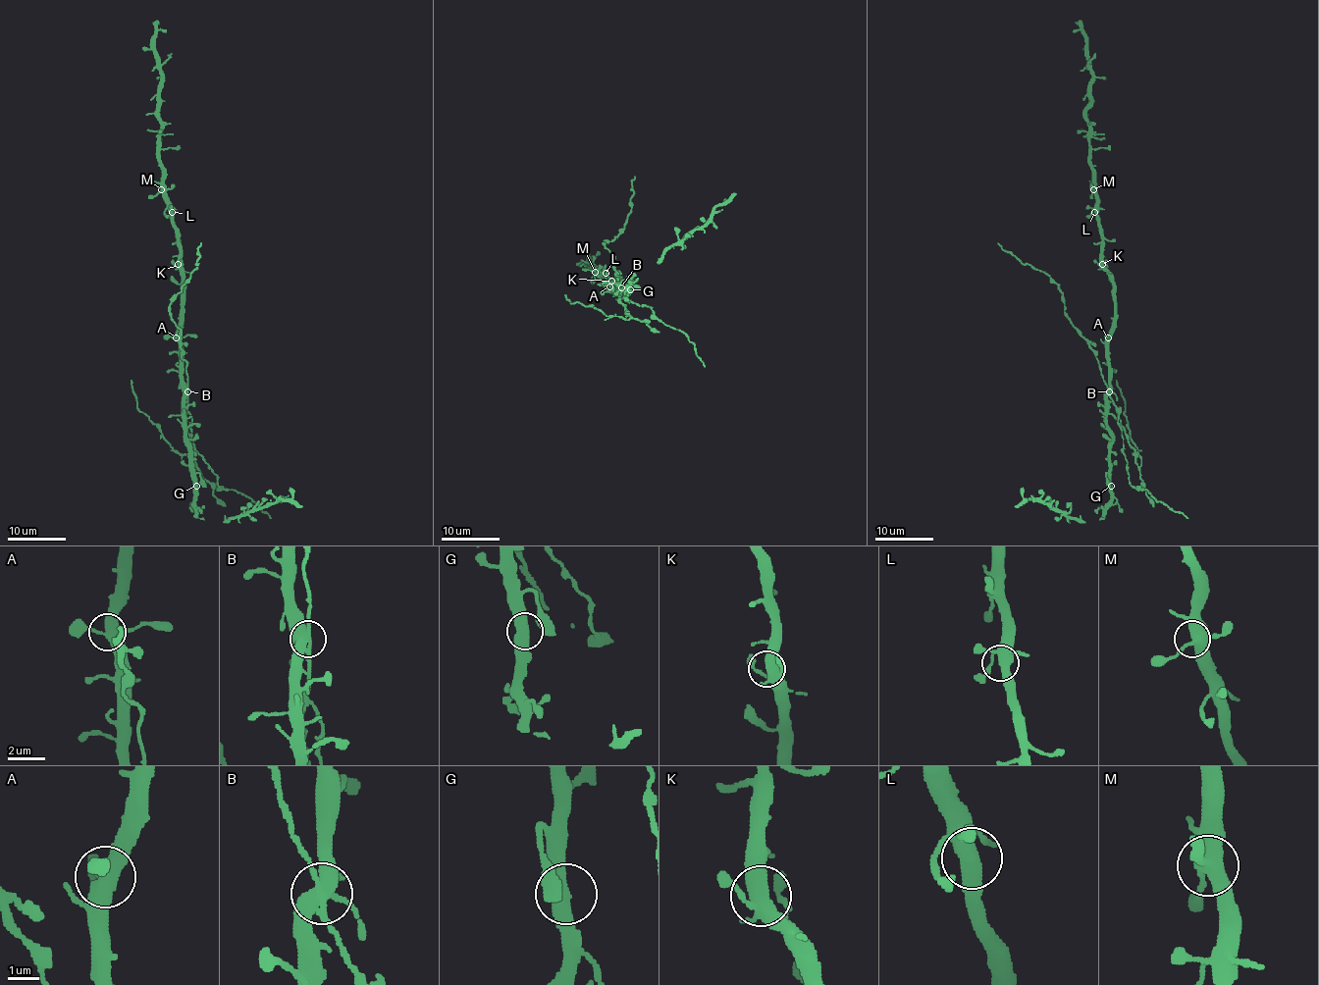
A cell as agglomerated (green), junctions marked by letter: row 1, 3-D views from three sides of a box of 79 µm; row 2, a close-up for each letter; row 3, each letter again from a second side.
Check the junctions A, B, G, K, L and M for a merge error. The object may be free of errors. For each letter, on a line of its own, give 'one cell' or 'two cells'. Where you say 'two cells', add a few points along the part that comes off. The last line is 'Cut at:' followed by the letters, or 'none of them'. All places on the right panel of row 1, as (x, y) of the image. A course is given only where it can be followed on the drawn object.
A: one cell
B: two cells | (1109, 391), (1096, 352), (1064, 311), (1063, 293), (1048, 276), (1007, 252), (998, 242)
G: one cell
K: one cell
L: one cell
M: one cell
Cut at: B

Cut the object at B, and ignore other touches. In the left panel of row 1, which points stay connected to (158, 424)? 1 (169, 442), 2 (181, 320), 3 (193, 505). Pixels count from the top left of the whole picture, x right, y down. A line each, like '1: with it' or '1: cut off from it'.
1: with it
2: cut off from it
3: cut off from it

